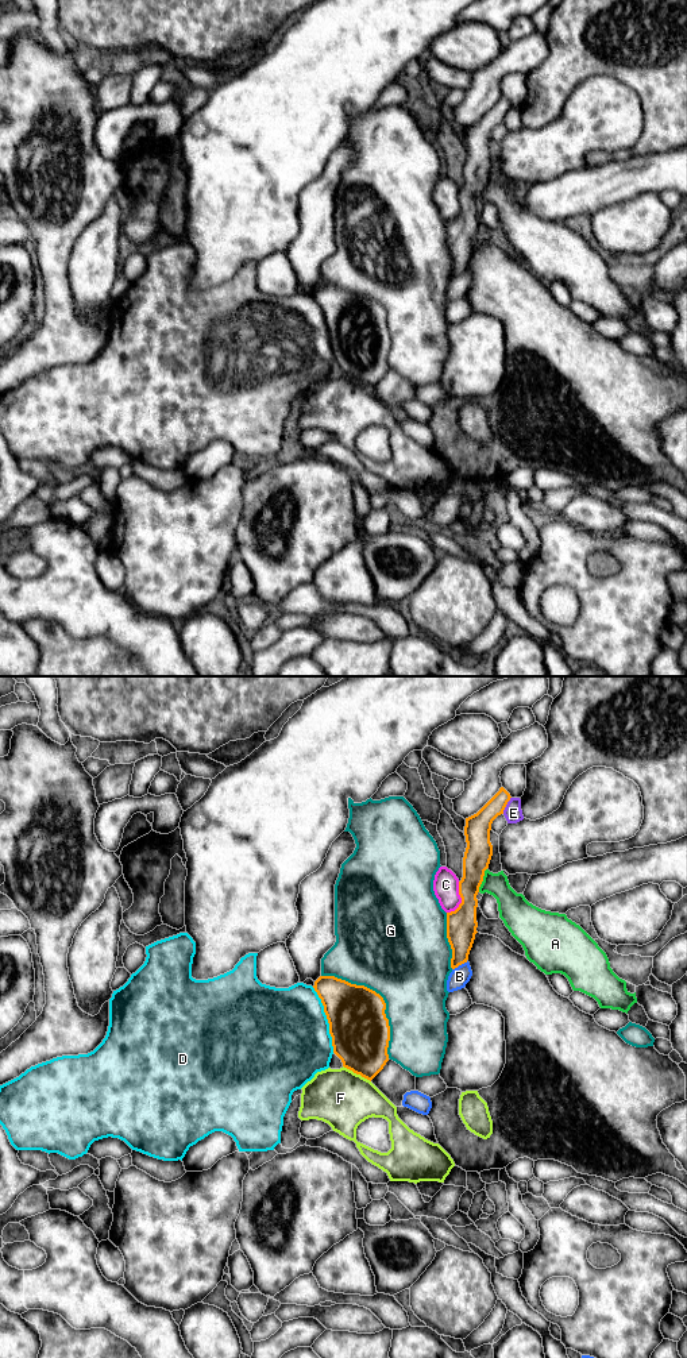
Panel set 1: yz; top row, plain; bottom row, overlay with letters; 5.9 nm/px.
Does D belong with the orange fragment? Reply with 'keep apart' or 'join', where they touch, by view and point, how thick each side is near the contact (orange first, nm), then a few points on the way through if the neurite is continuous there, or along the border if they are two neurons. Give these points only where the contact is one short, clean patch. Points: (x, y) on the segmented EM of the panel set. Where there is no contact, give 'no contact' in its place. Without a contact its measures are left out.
keep apart; meets orange in yz at (327, 1018); 340 nm thick on the orange side, 500 nm on the other

